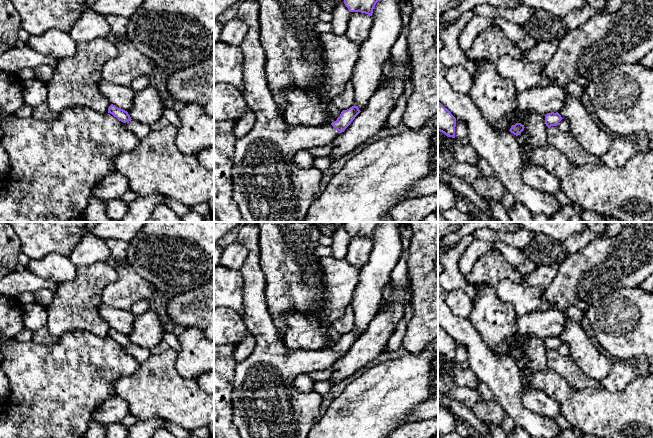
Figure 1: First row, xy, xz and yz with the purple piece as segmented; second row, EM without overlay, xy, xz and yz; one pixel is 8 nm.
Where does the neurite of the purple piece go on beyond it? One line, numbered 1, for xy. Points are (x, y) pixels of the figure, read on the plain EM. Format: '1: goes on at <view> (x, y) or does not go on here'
1: does not go on here

